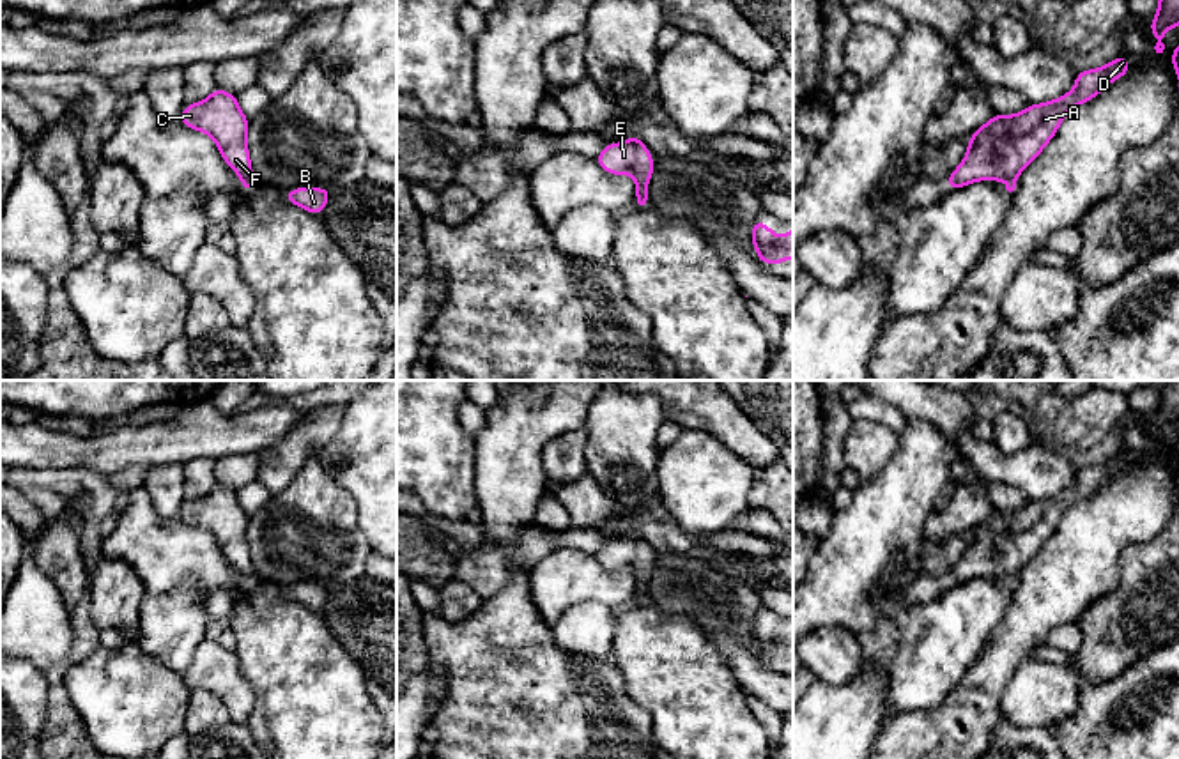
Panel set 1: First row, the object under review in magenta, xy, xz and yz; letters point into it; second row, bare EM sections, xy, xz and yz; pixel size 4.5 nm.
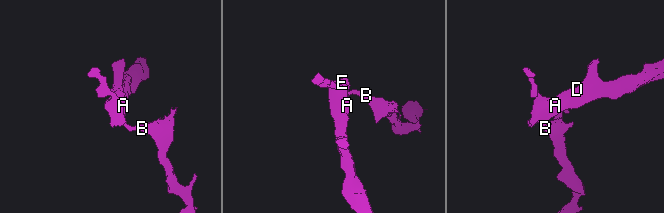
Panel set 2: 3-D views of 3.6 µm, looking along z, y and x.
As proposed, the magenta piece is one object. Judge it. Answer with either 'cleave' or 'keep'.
cleave

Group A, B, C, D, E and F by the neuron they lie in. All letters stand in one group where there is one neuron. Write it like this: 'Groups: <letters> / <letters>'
Groups: A C D E F / B

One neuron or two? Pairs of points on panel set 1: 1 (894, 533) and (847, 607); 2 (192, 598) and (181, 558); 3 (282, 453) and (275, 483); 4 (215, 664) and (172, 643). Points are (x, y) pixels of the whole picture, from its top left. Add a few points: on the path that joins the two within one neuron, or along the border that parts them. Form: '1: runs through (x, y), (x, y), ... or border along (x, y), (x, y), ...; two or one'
1: runs through (877, 551), (847, 581), (847, 590); one
2: border along (147, 593), (167, 593), (188, 579), (209, 593); two
3: runs through (282, 460), (275, 476); one
4: border along (204, 636), (183, 676); two

